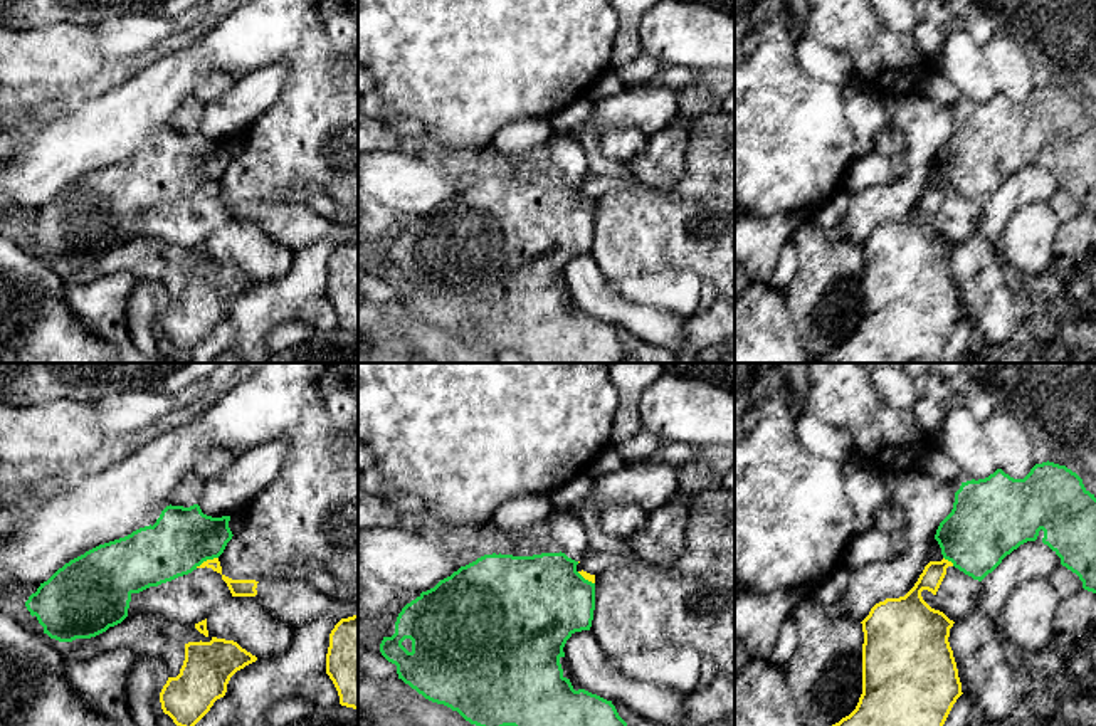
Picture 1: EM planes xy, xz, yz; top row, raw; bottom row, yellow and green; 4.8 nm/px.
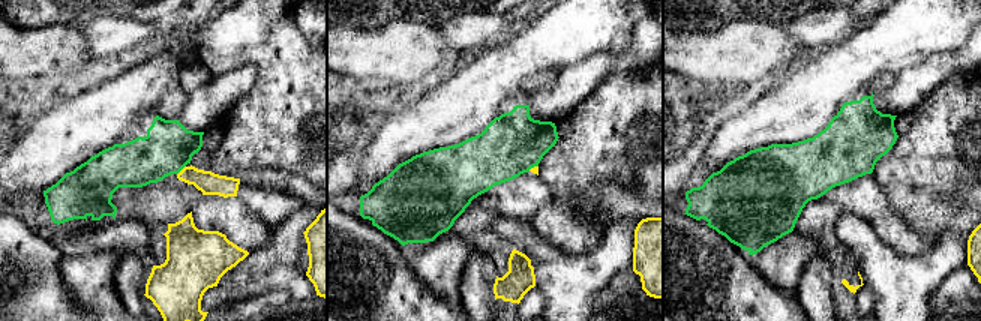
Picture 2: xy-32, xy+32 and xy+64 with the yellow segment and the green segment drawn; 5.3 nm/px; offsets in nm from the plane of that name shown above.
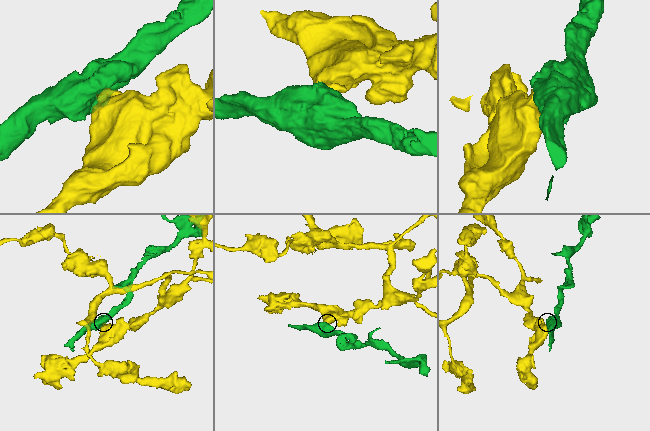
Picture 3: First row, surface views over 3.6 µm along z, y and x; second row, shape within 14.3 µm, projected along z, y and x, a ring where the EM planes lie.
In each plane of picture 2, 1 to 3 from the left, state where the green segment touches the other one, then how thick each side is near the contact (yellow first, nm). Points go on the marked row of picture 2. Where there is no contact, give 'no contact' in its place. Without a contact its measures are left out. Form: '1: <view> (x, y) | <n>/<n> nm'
1: xy-32 (182, 170) | 120/280 nm
2: xy+32 (534, 167) | 40/320 nm
3: no contact

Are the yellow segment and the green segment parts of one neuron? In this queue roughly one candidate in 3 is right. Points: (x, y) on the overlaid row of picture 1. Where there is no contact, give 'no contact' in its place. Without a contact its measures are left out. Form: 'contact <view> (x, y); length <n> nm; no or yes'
contact xy (207, 560); length 120 nm; no

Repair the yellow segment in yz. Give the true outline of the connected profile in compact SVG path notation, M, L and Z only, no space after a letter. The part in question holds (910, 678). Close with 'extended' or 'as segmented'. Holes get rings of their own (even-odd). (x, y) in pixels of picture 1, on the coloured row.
M930 561L914 587L899 598L886 598L876 603L861 622L864 632L862 644L862 694L856 709L832 726L943 726L953 704L963 694L956 662L948 637L953 620L943 612L931 608L921 597L923 590L936 595L946 568L951 561Z; as segmented

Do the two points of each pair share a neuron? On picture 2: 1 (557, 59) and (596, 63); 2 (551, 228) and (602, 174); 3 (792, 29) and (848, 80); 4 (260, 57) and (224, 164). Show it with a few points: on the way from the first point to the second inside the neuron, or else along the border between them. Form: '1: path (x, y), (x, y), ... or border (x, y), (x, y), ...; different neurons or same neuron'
1: border (606, 51), (597, 51), (558, 72); different neurons
2: border (554, 200), (572, 207), (587, 222), (600, 228); different neurons
3: border (843, 39), (825, 47); different neurons
4: path (266, 84), (266, 122), (251, 137); same neuron

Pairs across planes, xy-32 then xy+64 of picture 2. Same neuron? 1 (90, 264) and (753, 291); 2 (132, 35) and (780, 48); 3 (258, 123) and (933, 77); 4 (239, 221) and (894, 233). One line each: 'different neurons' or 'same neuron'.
1: different neurons
2: different neurons
3: different neurons
4: same neuron

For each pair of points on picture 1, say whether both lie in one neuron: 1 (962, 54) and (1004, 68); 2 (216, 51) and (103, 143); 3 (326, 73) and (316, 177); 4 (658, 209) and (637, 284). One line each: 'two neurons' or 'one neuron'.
1: two neurons
2: one neuron
3: one neuron
4: two neurons

